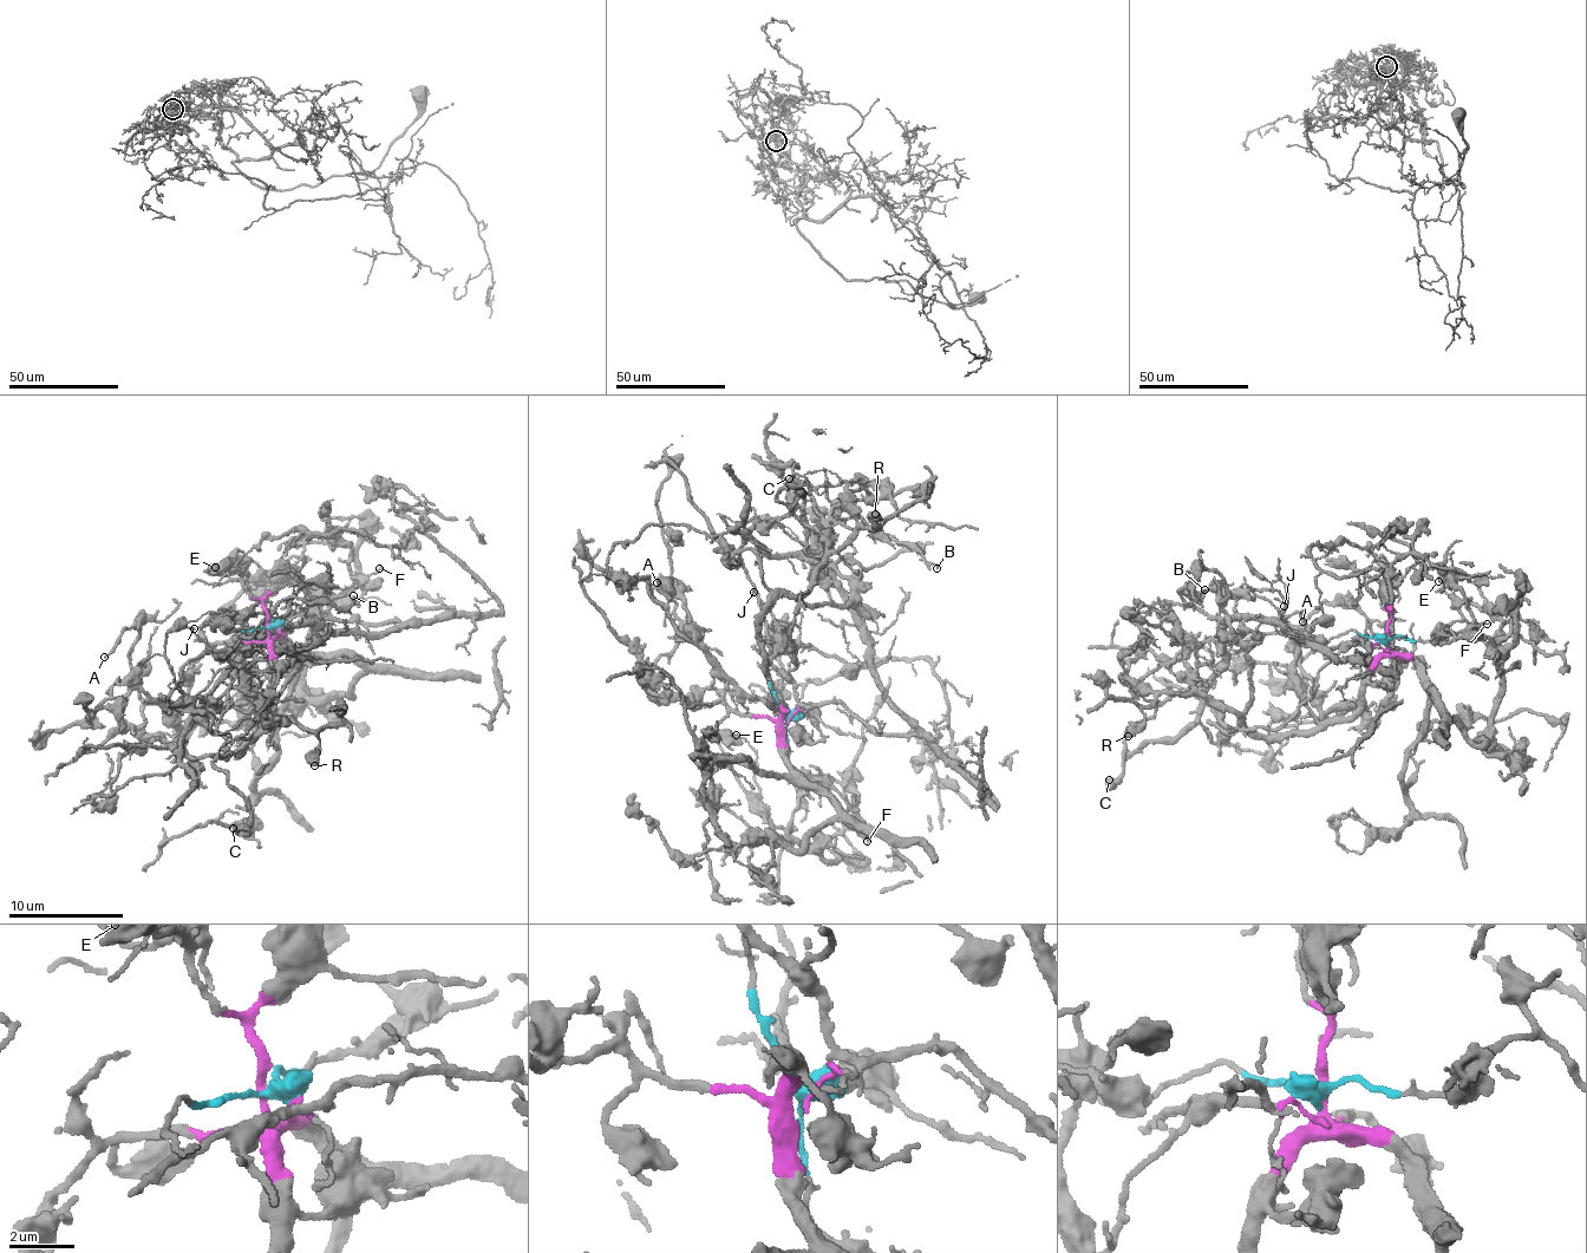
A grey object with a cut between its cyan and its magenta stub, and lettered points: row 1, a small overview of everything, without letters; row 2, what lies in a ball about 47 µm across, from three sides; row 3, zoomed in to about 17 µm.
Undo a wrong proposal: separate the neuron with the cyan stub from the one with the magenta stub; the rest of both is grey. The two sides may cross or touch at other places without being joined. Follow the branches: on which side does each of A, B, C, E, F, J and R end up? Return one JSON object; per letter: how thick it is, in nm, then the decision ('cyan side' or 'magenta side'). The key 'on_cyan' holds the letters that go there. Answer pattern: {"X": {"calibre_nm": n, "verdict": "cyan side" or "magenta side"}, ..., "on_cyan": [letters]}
{"A": {"calibre_nm": 160, "verdict": "magenta side"}, "B": {"calibre_nm": 110, "verdict": "magenta side"}, "C": {"calibre_nm": 480, "verdict": "cyan side"}, "E": {"calibre_nm": 170, "verdict": "magenta side"}, "F": {"calibre_nm": 130, "verdict": "cyan side"}, "J": {"calibre_nm": 110, "verdict": "cyan side"}, "R": {"calibre_nm": 600, "verdict": "magenta side"}, "on_cyan": ["C", "F", "J"]}

